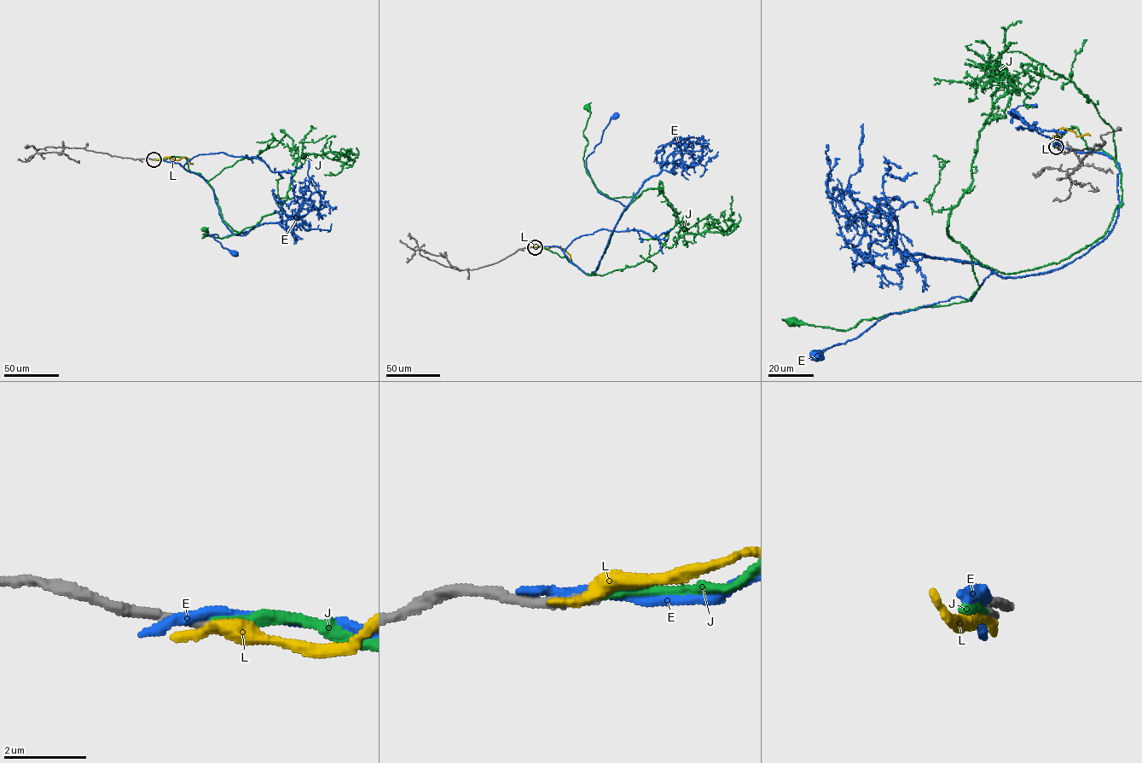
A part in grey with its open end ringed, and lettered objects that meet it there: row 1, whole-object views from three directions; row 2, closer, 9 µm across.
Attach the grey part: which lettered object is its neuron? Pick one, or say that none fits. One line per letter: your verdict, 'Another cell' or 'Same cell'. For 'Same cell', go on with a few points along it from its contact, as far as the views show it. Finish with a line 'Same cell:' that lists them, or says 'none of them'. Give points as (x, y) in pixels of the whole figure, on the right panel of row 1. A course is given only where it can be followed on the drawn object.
E: Another cell
J: Same cell. Its course: (1056, 147), (1075, 126), (1121, 171), (1094, 241), (1006, 274), (969, 253), (968, 301), (844, 330), (791, 320)
L: Another cell
Same cell: J

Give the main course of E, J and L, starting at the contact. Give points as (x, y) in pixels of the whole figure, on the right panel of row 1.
E: (1056, 147), (1118, 164), (1118, 211), (1104, 239), (1046, 272), (994, 271), (971, 299), (889, 314), (816, 356)
J: (1056, 147), (1075, 126), (1121, 171), (1094, 241), (1006, 274), (969, 253), (968, 301), (844, 330), (791, 320)
L: (1056, 147), (1053, 145), (1058, 135), (1053, 136), (1054, 139), (1058, 130), (1064, 128), (1077, 136), (1090, 135)

